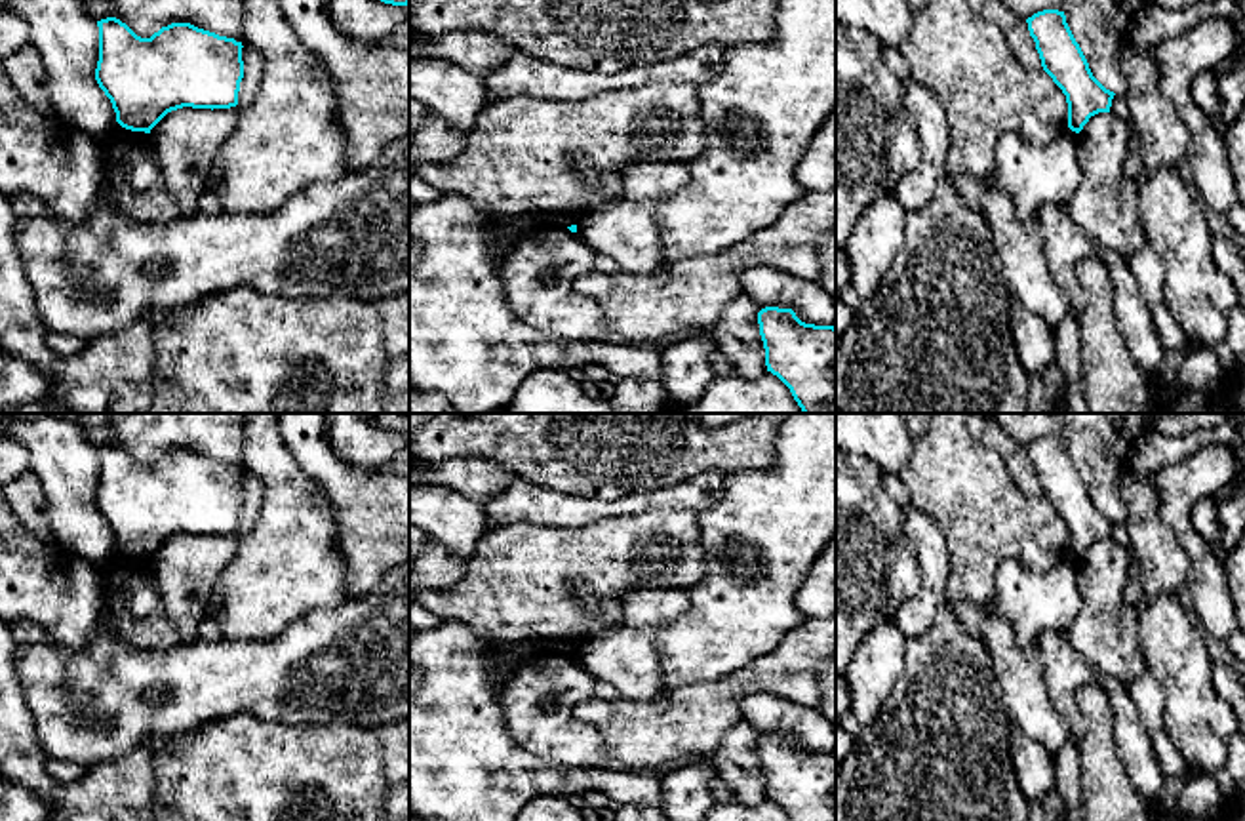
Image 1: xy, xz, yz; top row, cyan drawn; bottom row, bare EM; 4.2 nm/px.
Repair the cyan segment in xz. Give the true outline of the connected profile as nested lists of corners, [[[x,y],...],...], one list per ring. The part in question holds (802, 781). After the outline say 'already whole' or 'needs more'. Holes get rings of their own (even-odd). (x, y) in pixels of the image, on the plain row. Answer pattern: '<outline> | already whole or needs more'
[[[792,735],[758,739],[767,798],[792,821],[836,821],[836,754],[801,749]]] | already whole

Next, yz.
[[[1043,436],[1028,444],[1026,450],[1043,497],[1066,522],[1068,554],[1079,560],[1091,543],[1110,539],[1116,520],[1093,503],[1064,438]]] | already whole

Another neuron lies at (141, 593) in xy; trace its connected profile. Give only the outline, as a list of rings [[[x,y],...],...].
[[[133,558],[129,562],[133,562],[137,570],[126,577],[122,598],[133,615],[148,617],[164,608],[154,568],[150,560],[145,558]]]

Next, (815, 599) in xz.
[[[836,537],[815,558],[794,604],[805,619],[836,617]]]

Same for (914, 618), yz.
[[[908,505],[902,509],[902,528],[921,568],[918,594],[900,604],[893,617],[897,629],[910,640],[925,636],[948,602],[950,556],[942,530],[929,514]]]

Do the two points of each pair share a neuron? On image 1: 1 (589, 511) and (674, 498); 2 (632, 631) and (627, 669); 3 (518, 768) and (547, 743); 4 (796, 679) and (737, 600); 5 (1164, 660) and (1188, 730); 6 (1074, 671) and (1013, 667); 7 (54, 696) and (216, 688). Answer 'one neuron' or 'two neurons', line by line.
1: one neuron
2: one neuron
3: two neurons
4: two neurons
5: one neuron
6: two neurons
7: one neuron

